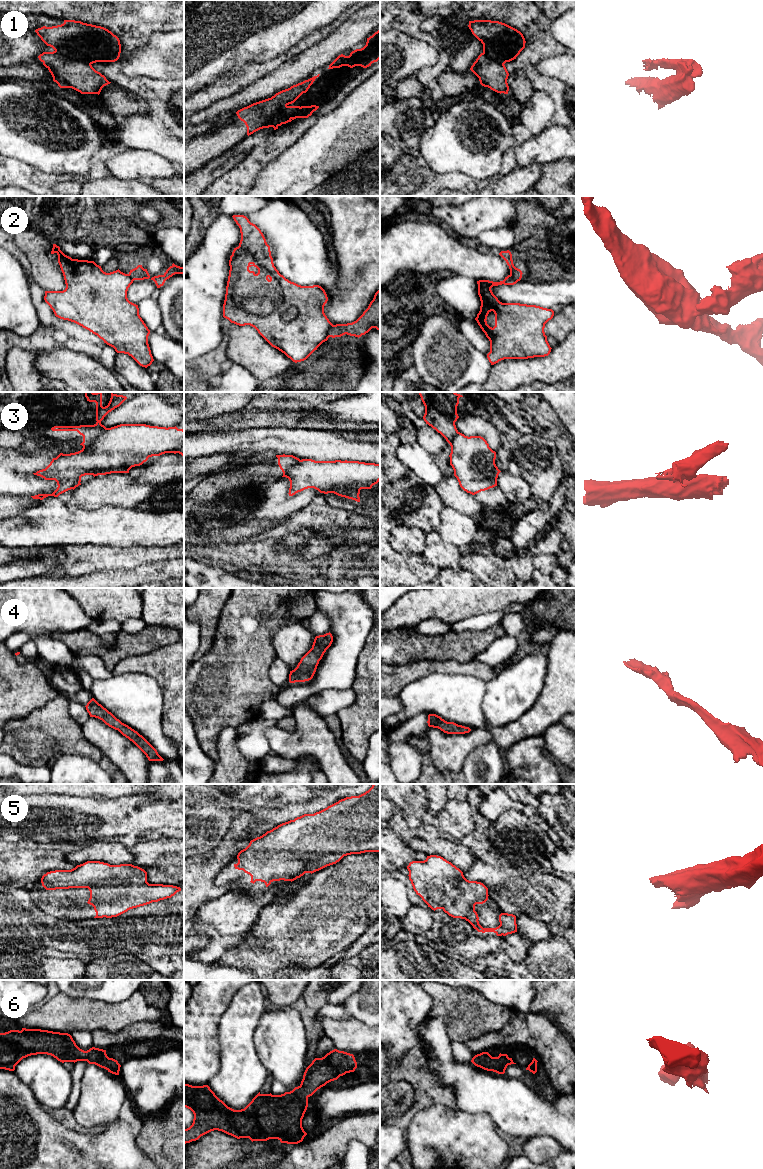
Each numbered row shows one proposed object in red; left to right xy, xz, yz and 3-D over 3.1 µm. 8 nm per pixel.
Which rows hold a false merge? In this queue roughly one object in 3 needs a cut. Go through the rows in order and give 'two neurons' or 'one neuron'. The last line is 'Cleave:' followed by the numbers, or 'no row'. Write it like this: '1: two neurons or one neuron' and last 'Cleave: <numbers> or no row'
1: two neurons
2: two neurons
3: two neurons
4: one neuron
5: one neuron
6: one neuron
Cleave: 1, 2, 3

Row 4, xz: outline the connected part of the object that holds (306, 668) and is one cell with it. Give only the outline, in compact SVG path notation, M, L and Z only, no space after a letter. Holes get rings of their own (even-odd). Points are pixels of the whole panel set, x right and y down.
M332 634L316 636L312 648L301 658L297 667L290 671L289 682L305 682L313 678L319 661L333 642Z

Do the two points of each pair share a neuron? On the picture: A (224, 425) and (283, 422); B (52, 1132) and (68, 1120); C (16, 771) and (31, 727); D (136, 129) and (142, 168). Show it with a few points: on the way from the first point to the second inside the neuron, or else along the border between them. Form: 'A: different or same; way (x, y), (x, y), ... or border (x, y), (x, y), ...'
A: same; way (239, 420), (268, 420)
B: different; border (49, 1114), (63, 1125), (84, 1133)
C: different; border (10, 755), (23, 764), (42, 766)
D: different; border (129, 148), (152, 151), (162, 156)

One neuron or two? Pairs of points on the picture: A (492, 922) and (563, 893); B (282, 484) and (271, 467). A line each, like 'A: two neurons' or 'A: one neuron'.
A: two neurons
B: two neurons

